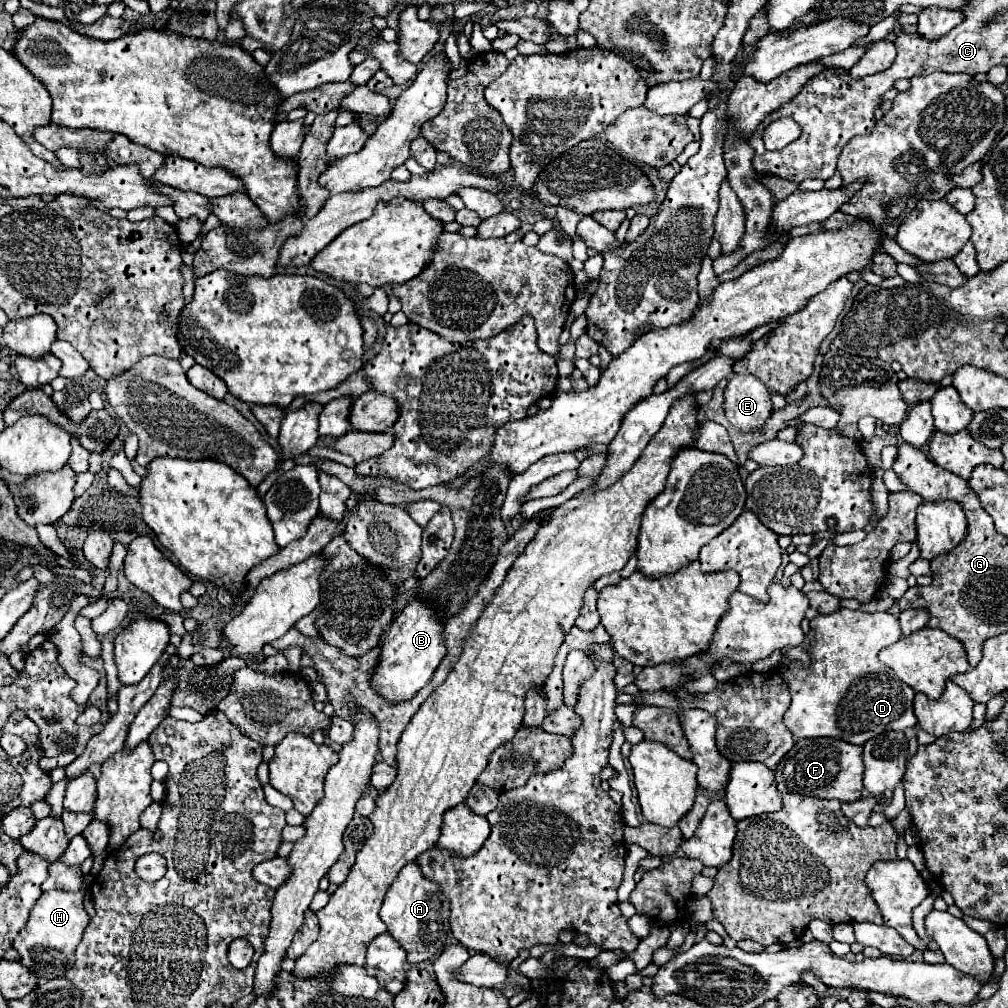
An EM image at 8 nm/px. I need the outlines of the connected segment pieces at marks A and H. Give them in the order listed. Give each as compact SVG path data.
M410 862L398 878L392 882L386 900L380 910L380 918L386 924L388 934L406 950L408 964L418 964L432 960L438 950L442 950L446 944L450 944L452 932L450 932L450 904L448 898L440 892L436 884L426 880L420 872L420 868Z
M48 890L40 896L40 900L32 906L26 926L20 930L20 936L14 940L14 948L22 956L22 964L32 970L38 978L60 978L74 964L76 946L82 940L84 928L90 918L82 904L82 892L64 892L64 890Z

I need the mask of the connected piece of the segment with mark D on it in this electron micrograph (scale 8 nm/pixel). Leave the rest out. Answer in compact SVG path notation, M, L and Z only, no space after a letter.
M840 608L828 616L818 614L810 620L810 666L790 666L784 670L784 678L790 686L792 704L784 716L784 724L796 738L840 738L852 744L866 744L870 738L884 730L906 730L916 726L916 716L912 710L914 690L896 678L896 674L880 664L878 652L884 646L898 642L902 636L898 618L890 612L864 612Z

